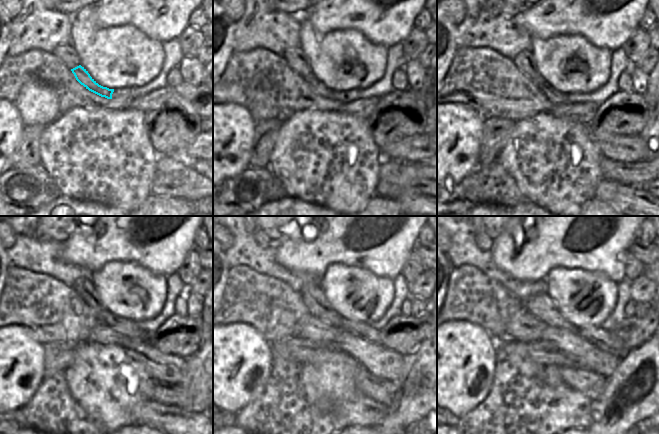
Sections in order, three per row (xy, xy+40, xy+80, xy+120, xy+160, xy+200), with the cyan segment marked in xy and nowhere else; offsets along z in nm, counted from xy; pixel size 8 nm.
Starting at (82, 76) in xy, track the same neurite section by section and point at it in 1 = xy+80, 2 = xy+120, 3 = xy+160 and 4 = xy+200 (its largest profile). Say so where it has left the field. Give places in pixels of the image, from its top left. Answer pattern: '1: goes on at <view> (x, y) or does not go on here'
1: goes on at xy+80 (555, 96)
2: goes on at xy+120 (119, 324)
3: goes on at xy+160 (366, 332)
4: goes on at xy+200 (605, 340)

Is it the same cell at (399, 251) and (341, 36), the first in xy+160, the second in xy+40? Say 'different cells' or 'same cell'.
different cells

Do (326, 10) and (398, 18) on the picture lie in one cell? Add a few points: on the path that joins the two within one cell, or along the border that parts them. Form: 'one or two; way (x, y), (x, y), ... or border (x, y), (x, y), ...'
one; way (344, 10), (380, 10)

